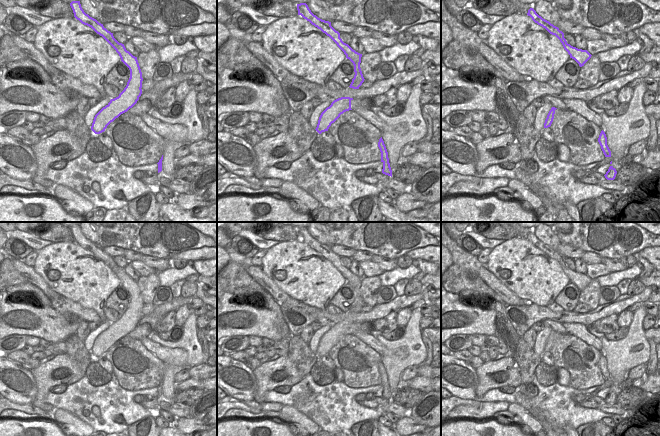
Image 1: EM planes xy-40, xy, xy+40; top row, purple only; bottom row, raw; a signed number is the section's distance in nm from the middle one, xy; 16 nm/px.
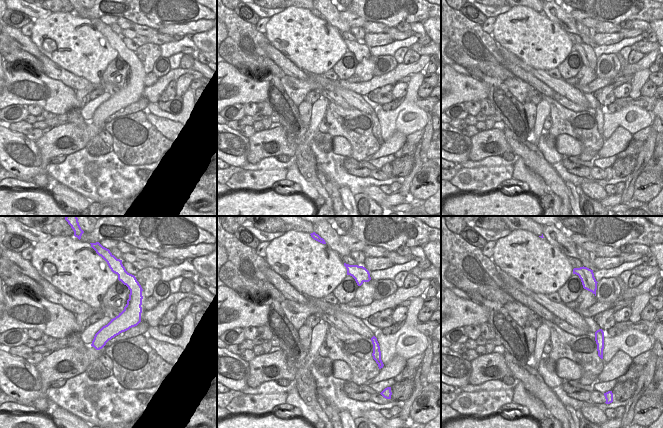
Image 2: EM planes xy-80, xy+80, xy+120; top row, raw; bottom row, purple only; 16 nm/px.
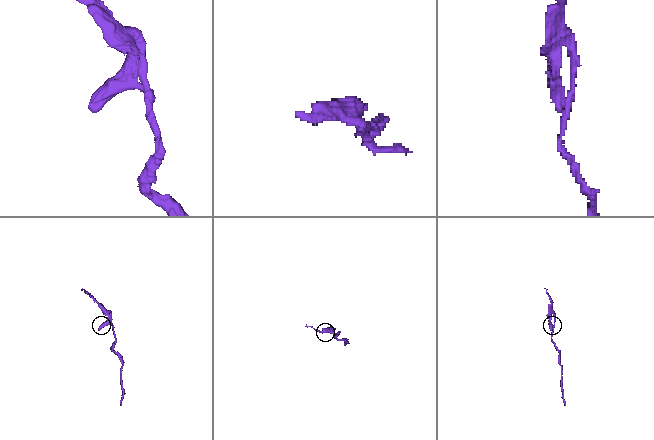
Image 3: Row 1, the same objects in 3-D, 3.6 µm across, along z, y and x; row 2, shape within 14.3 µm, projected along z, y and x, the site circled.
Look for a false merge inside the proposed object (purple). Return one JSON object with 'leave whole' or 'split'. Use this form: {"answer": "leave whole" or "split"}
{"answer": "split"}

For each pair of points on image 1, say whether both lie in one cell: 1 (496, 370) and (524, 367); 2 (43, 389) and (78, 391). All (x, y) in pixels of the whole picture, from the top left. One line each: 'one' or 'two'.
1: two
2: two

